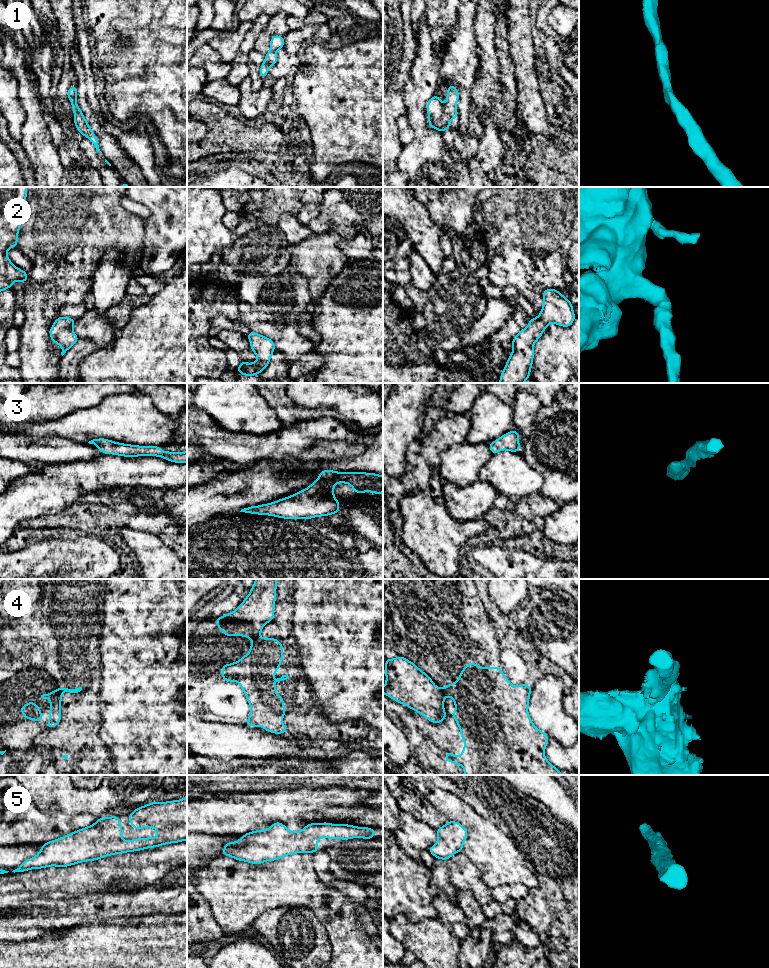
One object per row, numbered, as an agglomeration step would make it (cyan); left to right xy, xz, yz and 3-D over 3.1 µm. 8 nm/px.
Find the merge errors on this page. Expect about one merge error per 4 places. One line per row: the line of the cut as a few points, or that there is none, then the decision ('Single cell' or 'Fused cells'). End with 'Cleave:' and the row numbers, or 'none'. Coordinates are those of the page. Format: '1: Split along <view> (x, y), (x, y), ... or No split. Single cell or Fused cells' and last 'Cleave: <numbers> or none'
1: No split. Single cell
2: No split. Single cell
3: No split. Single cell
4: No split. Single cell
5: No split. Single cell
Cleave: none

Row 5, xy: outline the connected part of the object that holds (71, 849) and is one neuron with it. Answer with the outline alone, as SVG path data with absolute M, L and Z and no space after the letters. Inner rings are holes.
M187 795L182 800L167 802L151 802L145 806L140 806L128 817L130 824L135 830L146 827L153 827L158 831L154 838L138 838L129 841L122 839L122 826L120 816L108 818L100 817L91 826L74 831L56 840L43 844L39 853L24 861L17 869L12 872L25 872L30 869L40 869L50 866L67 867L85 861L98 860L114 854L140 851L147 848L154 848L164 844L178 843L187 840Z

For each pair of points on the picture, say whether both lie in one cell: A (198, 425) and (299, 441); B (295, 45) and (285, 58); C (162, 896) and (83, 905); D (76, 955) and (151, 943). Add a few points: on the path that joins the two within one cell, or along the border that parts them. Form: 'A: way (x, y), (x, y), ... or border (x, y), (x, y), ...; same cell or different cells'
A: way (223, 443), (274, 442); same cell
B: border (283, 47), (287, 52), (295, 54); different cells
C: way (142, 902), (103, 902); same cell
D: way (95, 955), (132, 955); same cell

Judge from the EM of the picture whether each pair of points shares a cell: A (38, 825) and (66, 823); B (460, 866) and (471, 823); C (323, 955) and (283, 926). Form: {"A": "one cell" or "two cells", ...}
{"A": "one cell", "B": "two cells", "C": "one cell"}

